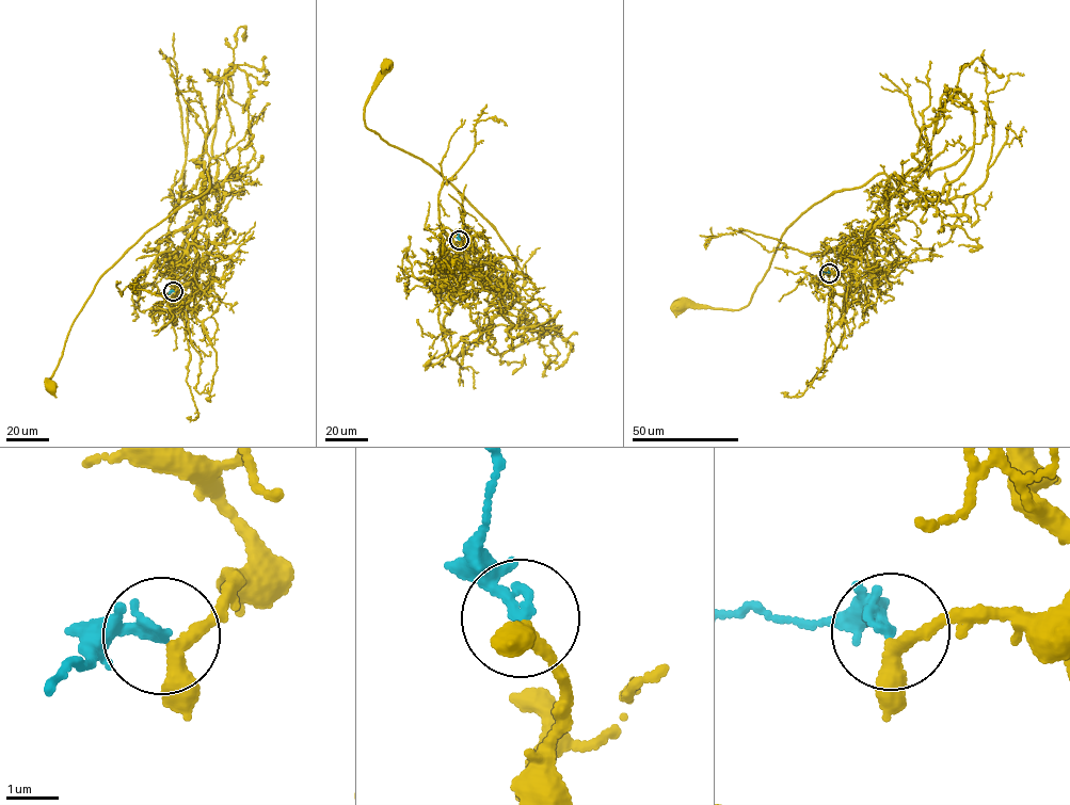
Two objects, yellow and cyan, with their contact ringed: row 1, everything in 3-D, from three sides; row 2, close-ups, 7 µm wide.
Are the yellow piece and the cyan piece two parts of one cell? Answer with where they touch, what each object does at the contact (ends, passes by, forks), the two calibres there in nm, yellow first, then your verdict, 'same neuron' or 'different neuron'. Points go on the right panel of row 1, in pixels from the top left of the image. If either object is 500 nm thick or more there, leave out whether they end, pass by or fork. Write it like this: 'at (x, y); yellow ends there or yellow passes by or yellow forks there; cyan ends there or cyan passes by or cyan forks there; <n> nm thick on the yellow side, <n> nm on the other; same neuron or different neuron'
at (829, 273); yellow passes by; cyan passes by; 300 nm thick on the yellow side, 160 nm on the other; same neuron

